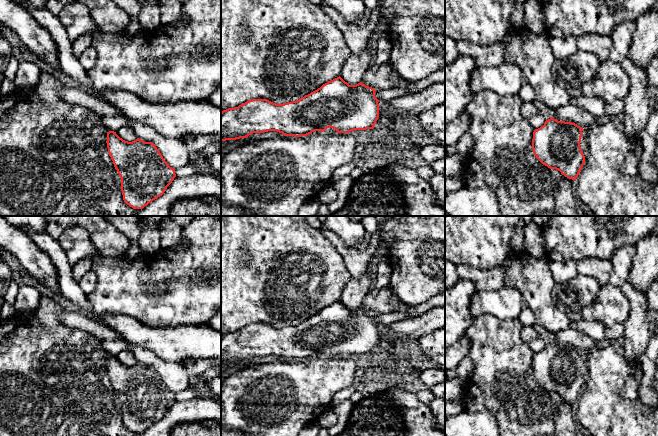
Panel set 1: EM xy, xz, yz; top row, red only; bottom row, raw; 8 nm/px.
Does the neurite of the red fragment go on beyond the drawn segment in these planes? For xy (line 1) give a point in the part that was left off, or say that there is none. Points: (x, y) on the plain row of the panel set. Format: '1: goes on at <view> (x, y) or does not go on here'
1: does not go on here

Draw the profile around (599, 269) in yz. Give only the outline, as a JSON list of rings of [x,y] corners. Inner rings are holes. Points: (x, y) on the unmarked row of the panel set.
[[[587,258],[576,262],[578,274],[595,278],[601,285],[609,283],[612,271],[611,260],[599,258]]]

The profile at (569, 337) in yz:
[[[571,327],[553,334],[552,342],[558,345],[572,346],[585,353],[596,345],[593,339]]]

